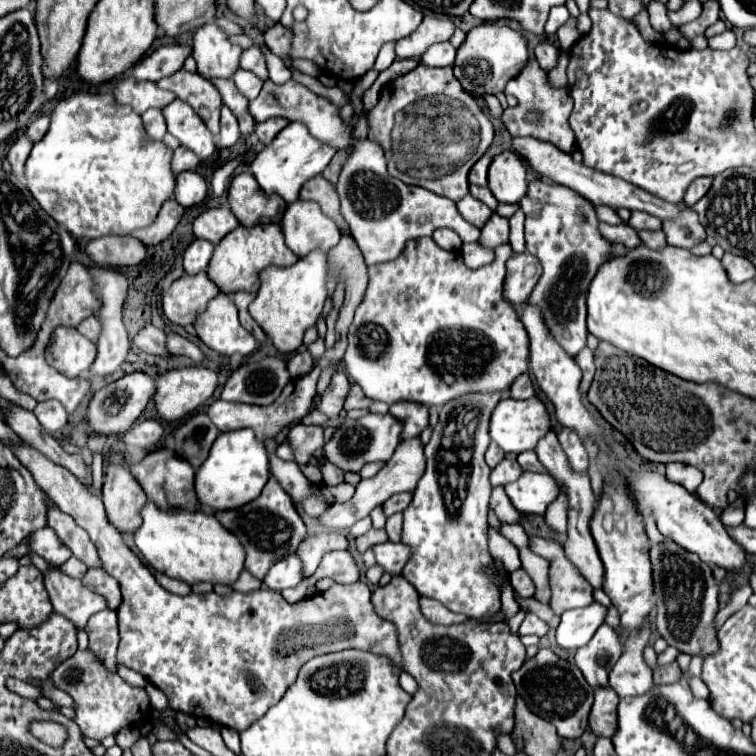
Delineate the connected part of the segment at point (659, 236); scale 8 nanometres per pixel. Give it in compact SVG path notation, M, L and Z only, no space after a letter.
M639 231L639 239L641 239L649 249L655 249L655 251L661 251L661 249L667 245L663 231Z

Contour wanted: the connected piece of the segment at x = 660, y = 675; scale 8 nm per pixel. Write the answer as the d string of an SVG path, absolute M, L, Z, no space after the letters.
M677 663L673 665L667 665L667 667L659 667L655 673L653 673L653 683L655 685L661 685L661 683L673 683L681 677L681 669Z

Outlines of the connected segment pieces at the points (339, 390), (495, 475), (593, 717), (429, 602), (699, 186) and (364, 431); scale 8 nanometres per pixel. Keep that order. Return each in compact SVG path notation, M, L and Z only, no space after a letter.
M335 373L329 387L325 389L325 393L319 395L319 403L317 403L317 411L321 411L323 415L327 415L329 421L337 421L339 413L343 409L343 401L345 395L349 391L349 379L345 373Z
M503 459L493 471L491 471L491 485L507 485L515 481L523 473L521 465L511 459Z
M611 687L595 689L595 703L589 713L589 725L595 735L613 737L617 731L617 703L619 697Z
M423 597L423 617L433 625L455 625L457 623L457 615L453 611L443 607L435 599L425 599L425 597Z
M699 177L697 181L693 181L693 183L687 187L685 197L683 197L683 203L685 203L687 207L691 207L693 203L697 203L697 201L709 191L709 187L711 187L711 177Z
M367 413L359 419L345 419L343 425L339 425L333 433L333 437L323 447L323 459L327 463L333 463L343 473L359 473L363 465L375 463L375 461L389 461L397 443L401 441L401 423L387 415L375 415Z

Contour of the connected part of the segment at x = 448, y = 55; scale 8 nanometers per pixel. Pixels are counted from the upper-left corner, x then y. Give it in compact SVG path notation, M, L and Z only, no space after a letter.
M449 41L437 43L437 45L433 45L433 49L423 53L421 61L431 67L449 67L455 61L455 47Z

